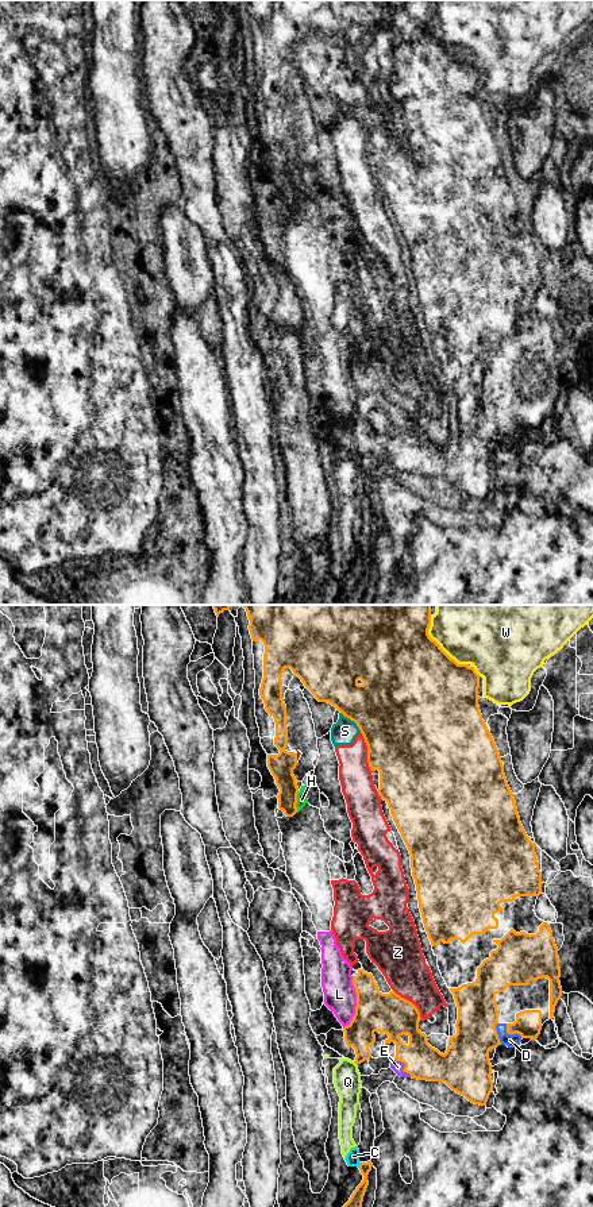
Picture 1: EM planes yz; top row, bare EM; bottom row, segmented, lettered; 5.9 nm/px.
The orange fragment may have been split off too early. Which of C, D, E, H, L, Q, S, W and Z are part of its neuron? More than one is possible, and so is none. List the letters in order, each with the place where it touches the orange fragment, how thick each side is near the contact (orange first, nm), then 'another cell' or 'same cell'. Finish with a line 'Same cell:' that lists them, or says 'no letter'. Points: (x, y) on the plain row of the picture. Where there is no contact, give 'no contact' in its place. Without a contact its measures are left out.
C: contact yz (359, 560); calibres 90 and 80 nm; another cell
D: contact yz (511, 428); calibres 160 and 80 nm; same cell
E: contact yz (404, 462); calibres 220 and 70 nm; another cell
H: contact yz (296, 197); calibres 150 and 60 nm; another cell
L: contact yz (357, 397); calibres 240 and 190 nm; another cell
Q: contact yz (355, 458); calibres 170 and 160 nm; another cell
S: contact yz (353, 115); calibres 480 and 150 nm; another cell
W: contact yz (439, 41); calibres 500 and 480 nm; another cell
Z: contact yz (368, 147); calibres 500 and 190 nm; another cell
Same cell: D

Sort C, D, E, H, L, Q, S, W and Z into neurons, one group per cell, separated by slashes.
C H L / D / E S Z / Q / W

